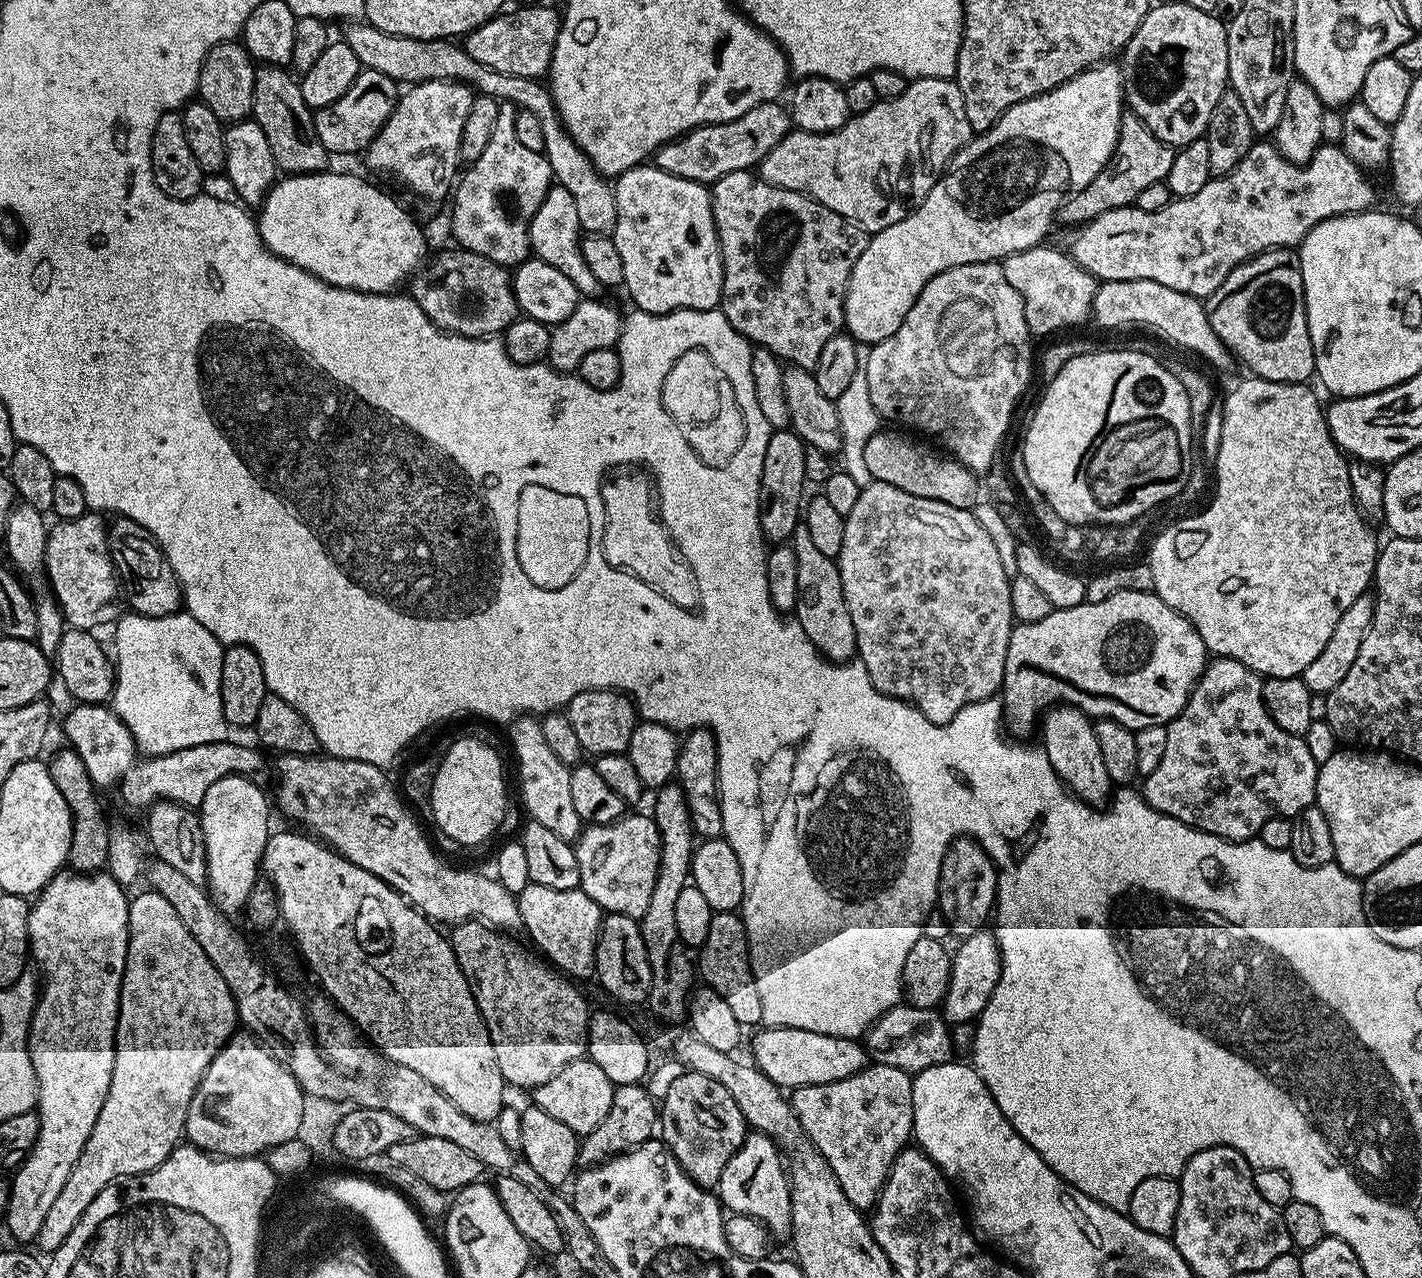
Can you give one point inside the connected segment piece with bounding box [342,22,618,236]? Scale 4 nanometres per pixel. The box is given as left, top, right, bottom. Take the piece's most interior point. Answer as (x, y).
(400, 58)

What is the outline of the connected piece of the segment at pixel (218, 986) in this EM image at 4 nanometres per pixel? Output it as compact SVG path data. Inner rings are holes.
M151 890L143 891L137 896L133 895L128 905L128 953L126 954L126 970L122 974L120 1013L116 1023L116 1053L114 1054L114 1070L110 1078L110 1090L106 1094L106 1102L102 1102L102 1114L98 1114L98 1122L94 1122L94 1130L90 1130L90 1138L86 1138L86 1146L82 1150L82 1154L78 1154L78 1162L74 1162L74 1170L70 1170L70 1178L66 1178L57 1200L50 1205L50 1211L42 1221L42 1230L38 1230L36 1235L35 1247L40 1247L45 1254L56 1252L58 1246L62 1246L62 1242L66 1242L66 1238L70 1238L70 1230L74 1230L74 1226L78 1226L82 1214L86 1214L86 1206L90 1206L90 1202L94 1202L94 1198L98 1198L98 1194L102 1194L102 1190L106 1190L106 1186L110 1186L115 1180L122 1180L126 1176L141 1176L143 1172L154 1170L159 1164L166 1162L166 1158L177 1148L184 1136L184 1123L188 1107L198 1090L201 1078L204 1077L205 1070L208 1069L221 1046L232 1037L238 1028L236 1003L226 982L222 982L222 974L218 974L218 970L214 970L214 962L210 962L210 958L206 958L202 946L198 946L198 942L194 942L190 930L186 930L186 926L182 926L182 918L178 918L174 906L170 906L170 902L166 902L166 898L162 898L162 894Z

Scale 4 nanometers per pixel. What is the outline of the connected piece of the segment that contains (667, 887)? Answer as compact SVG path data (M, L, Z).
M669 782L655 789L656 801L650 809L658 826L660 835L660 869L654 882L654 894L650 894L650 906L646 906L646 914L638 921L640 933L646 942L646 950L650 958L652 985L646 1001L654 1015L668 1026L676 1026L688 1015L688 1001L694 991L694 960L689 949L684 947L678 938L678 926L674 923L674 909L678 902L678 894L689 887L692 870L692 854L694 851L694 833L690 822L690 810L686 806L684 791L679 783Z

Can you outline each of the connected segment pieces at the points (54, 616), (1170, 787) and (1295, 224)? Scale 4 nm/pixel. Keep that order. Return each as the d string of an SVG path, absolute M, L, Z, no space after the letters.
M20 502L15 506L8 509L8 517L6 522L2 526L2 532L4 532L4 548L8 551L8 556L11 567L15 569L21 577L27 578L27 576L36 576L30 583L30 591L36 602L36 613L38 614L38 634L36 635L34 643L42 649L49 658L55 657L58 650L58 642L62 642L62 634L66 630L66 621L63 614L60 613L60 606L56 602L55 596L52 595L49 585L46 583L45 577L41 575L44 572L44 551L46 550L46 542L48 541L48 534L50 531L49 525L44 525L44 519L46 519L45 513L39 512L34 506Z
M1216 656L1209 659L1208 663L1205 664L1204 673L1200 675L1200 680L1194 686L1186 706L1166 726L1166 751L1162 753L1162 762L1158 762L1154 774L1143 777L1142 795L1145 802L1154 810L1158 810L1186 826L1196 828L1199 832L1209 832L1223 840L1250 840L1259 837L1262 826L1266 826L1266 822L1271 816L1294 818L1302 810L1315 805L1317 771L1318 765L1314 762L1314 757L1311 756L1309 748L1306 747L1304 737L1295 736L1286 730L1282 730L1282 726L1278 726L1278 722L1274 722L1274 718L1270 718L1270 714L1264 705L1264 680L1260 673L1242 666L1242 662L1238 662L1234 658Z
M1256 142L1253 143L1252 149L1246 154L1246 158L1242 158L1242 162L1238 162L1238 166L1234 170L1230 170L1225 176L1208 180L1206 186L1202 186L1202 190L1198 190L1198 194L1194 194L1190 198L1182 198L1181 200L1174 198L1166 206L1162 206L1162 210L1157 212L1142 210L1135 206L1106 210L1106 214L1102 214L1098 218L1094 218L1090 223L1075 229L1076 237L1072 240L1072 248L1070 247L1072 260L1078 262L1078 266L1082 266L1082 270L1091 272L1097 281L1100 282L1110 280L1149 280L1150 282L1158 282L1170 290L1178 290L1187 296L1207 298L1210 294L1214 294L1214 290L1218 290L1218 286L1222 286L1222 282L1226 282L1226 274L1230 274L1230 270L1234 270L1252 256L1268 252L1271 248L1295 249L1304 241L1306 234L1310 234L1310 230L1314 230L1314 226L1318 226L1318 222L1322 222L1331 216L1345 216L1351 212L1367 212L1375 205L1372 203L1376 200L1376 192L1372 189L1371 182L1364 177L1367 176L1365 169L1359 168L1344 153L1343 147L1337 146L1335 143L1333 143L1334 145L1328 143L1321 143L1319 150L1310 158L1310 162L1291 164L1286 158L1282 158L1282 154L1276 149L1275 143L1260 144L1260 142Z

